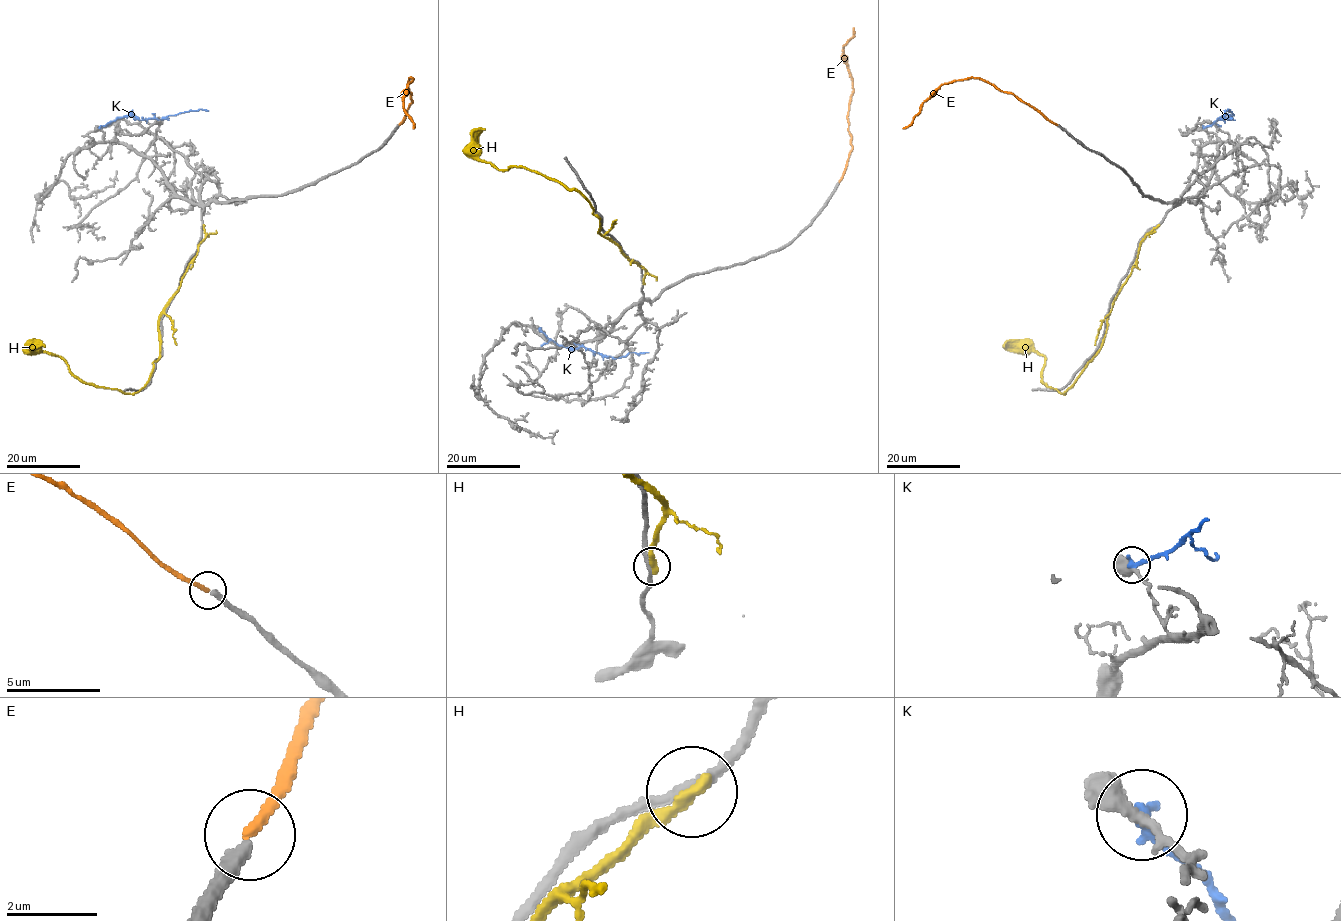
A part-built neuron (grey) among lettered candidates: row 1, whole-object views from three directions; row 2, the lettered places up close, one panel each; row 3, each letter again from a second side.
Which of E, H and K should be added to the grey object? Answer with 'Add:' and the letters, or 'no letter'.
Add: no letter

